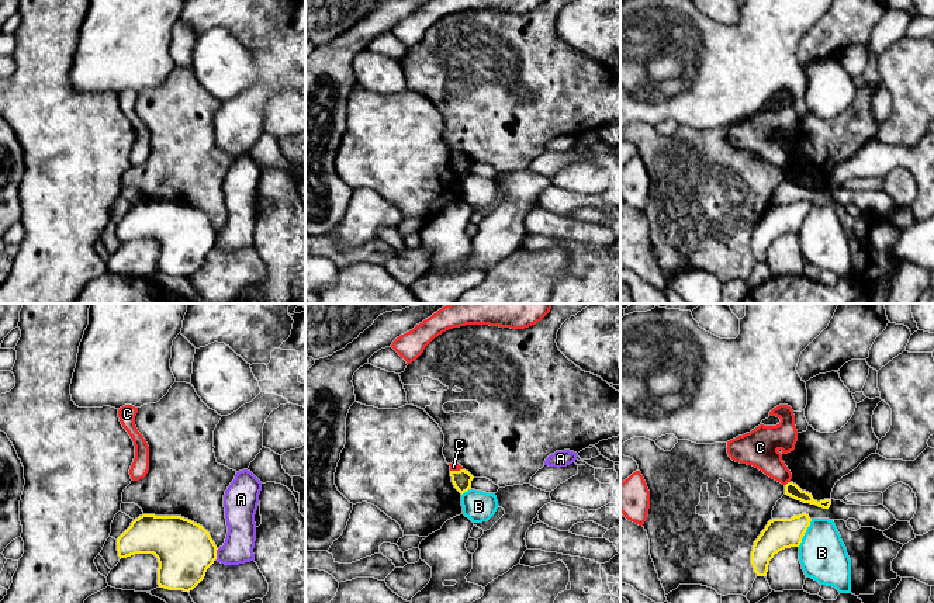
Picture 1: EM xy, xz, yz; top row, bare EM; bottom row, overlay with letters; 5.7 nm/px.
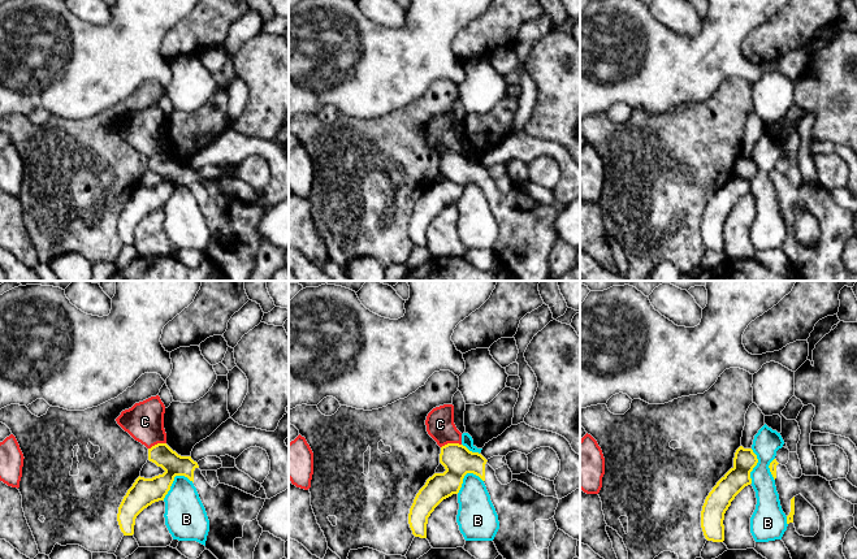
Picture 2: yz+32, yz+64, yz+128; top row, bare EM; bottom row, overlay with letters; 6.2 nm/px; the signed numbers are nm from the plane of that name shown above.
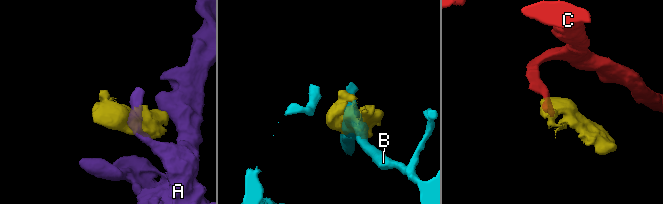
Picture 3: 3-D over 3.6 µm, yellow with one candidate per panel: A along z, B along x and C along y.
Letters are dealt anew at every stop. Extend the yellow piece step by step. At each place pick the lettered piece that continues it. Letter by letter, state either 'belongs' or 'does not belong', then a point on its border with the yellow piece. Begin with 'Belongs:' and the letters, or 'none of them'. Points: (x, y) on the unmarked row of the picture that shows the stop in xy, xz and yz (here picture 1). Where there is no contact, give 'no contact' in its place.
Belongs: none of them
A: does not belong; contact xy (215, 239)
B: does not belong; contact yz (805, 217)
C: does not belong; contact yz (787, 169)

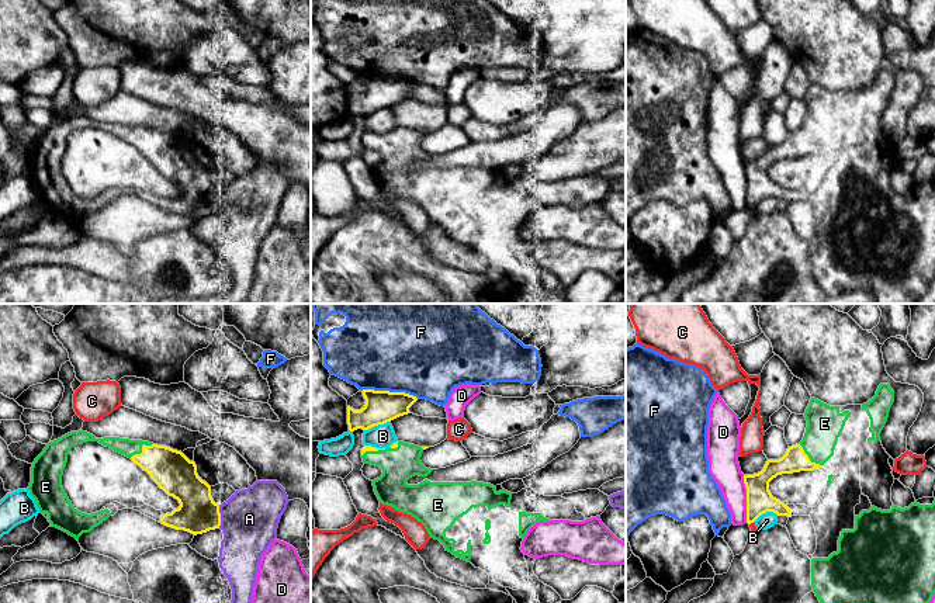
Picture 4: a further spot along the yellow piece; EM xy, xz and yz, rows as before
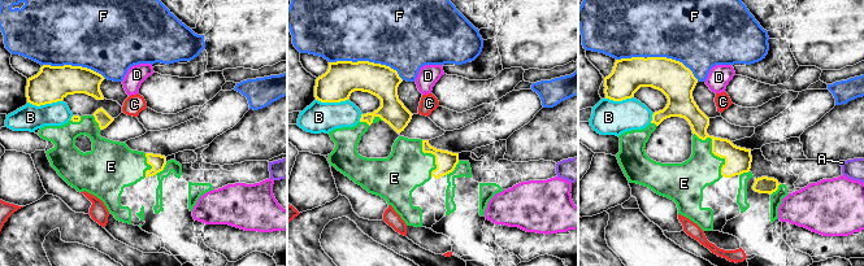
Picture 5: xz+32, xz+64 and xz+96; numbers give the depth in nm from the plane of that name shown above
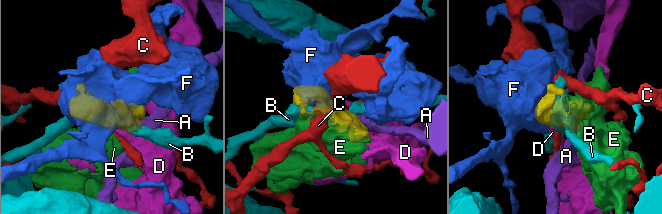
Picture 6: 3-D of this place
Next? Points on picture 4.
Belongs: E
A: does not belong; contact xy (220, 201)
B: does not belong; contact xz (376, 110)
C: does not belong; contact yz (751, 207)
D: does not belong; contact yz (747, 184)
E: belongs; contact xy (142, 135)
F: does not belong; contact xz (388, 76)

